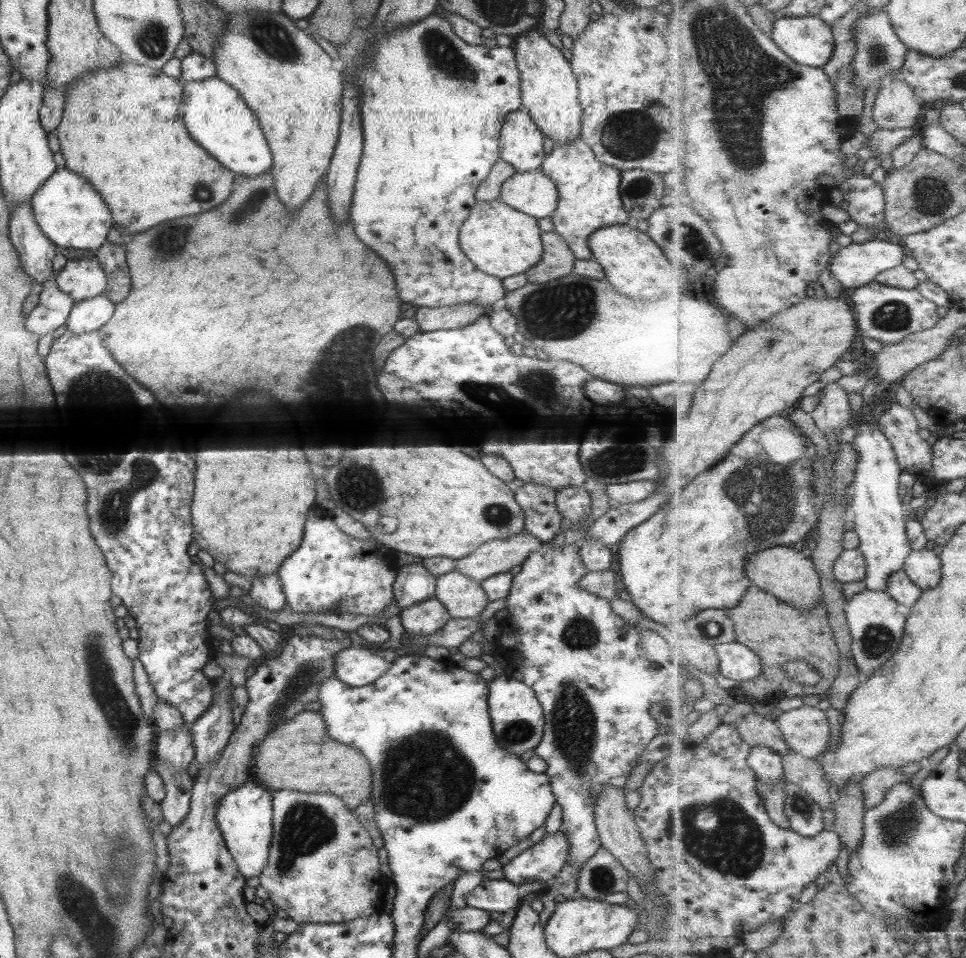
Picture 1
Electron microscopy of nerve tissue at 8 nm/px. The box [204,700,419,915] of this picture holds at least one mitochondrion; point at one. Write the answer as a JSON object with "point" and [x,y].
{"point":[305,826]}

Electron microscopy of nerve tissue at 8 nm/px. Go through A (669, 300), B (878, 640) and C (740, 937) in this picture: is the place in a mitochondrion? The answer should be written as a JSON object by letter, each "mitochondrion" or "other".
{"A":"other","B":"mitochondrion","C":"other"}

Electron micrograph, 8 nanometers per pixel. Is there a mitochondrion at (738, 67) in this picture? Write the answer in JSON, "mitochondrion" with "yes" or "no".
{"mitochondrion":"yes"}

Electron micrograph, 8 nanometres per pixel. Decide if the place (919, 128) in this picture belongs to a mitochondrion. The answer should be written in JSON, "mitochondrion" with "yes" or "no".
{"mitochondrion":"no"}

